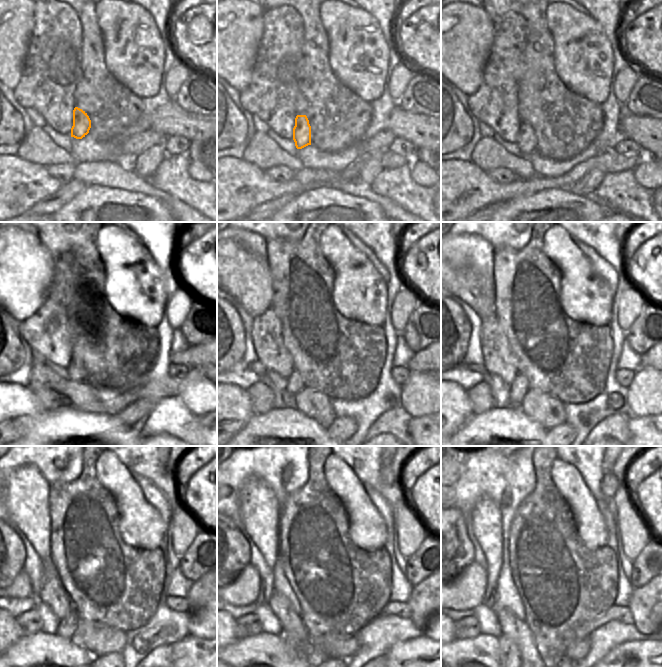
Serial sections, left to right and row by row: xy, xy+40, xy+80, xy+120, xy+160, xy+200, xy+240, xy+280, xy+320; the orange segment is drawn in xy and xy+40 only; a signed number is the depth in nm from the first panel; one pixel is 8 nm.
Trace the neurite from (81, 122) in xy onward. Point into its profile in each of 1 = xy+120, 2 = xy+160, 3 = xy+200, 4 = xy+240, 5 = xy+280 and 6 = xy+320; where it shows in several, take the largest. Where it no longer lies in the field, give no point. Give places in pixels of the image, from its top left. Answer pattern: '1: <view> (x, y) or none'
1: xy+120 (76, 372)
2: xy+160 (295, 383)
3: xy+200 (519, 387)
4: xy+240 (67, 625)
5: xy+280 (287, 638)
6: xy+320 (507, 649)

